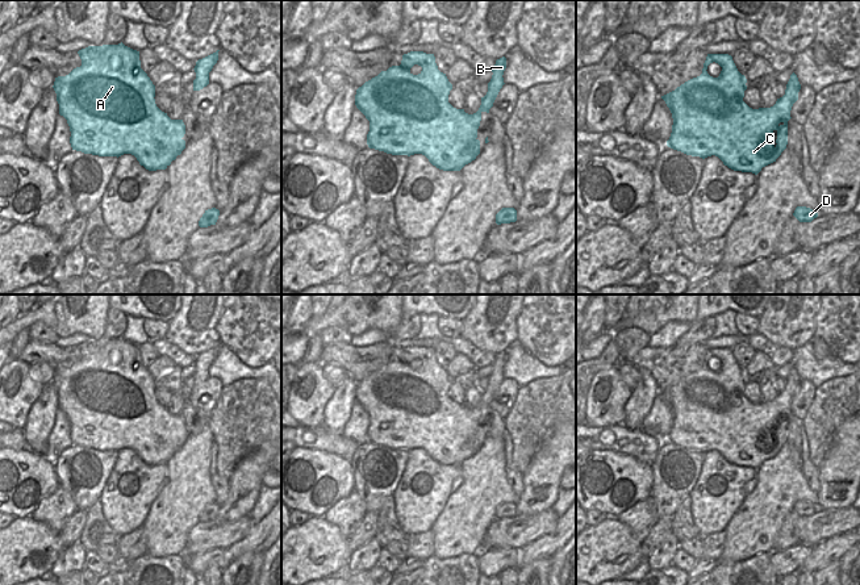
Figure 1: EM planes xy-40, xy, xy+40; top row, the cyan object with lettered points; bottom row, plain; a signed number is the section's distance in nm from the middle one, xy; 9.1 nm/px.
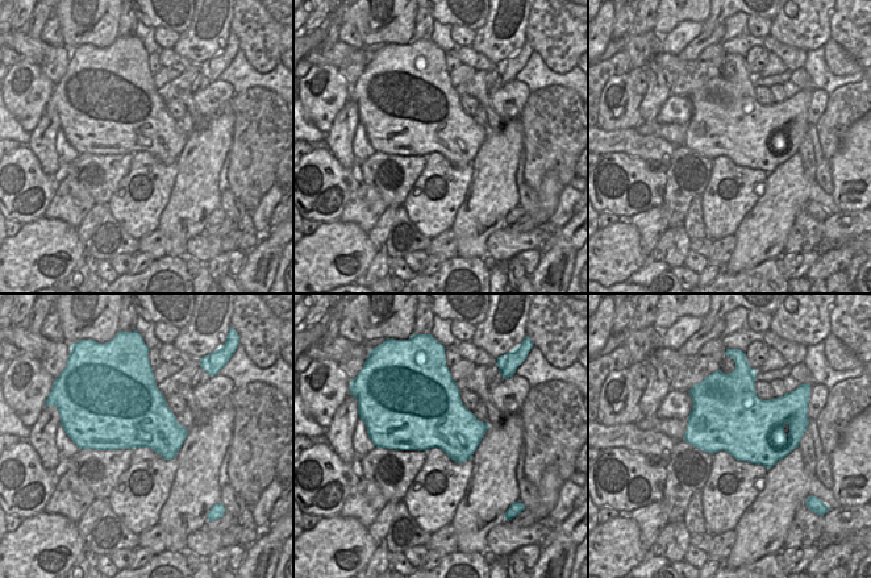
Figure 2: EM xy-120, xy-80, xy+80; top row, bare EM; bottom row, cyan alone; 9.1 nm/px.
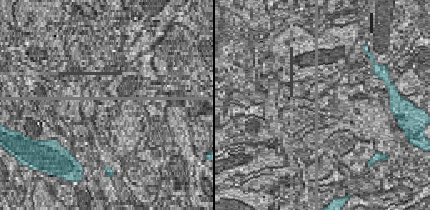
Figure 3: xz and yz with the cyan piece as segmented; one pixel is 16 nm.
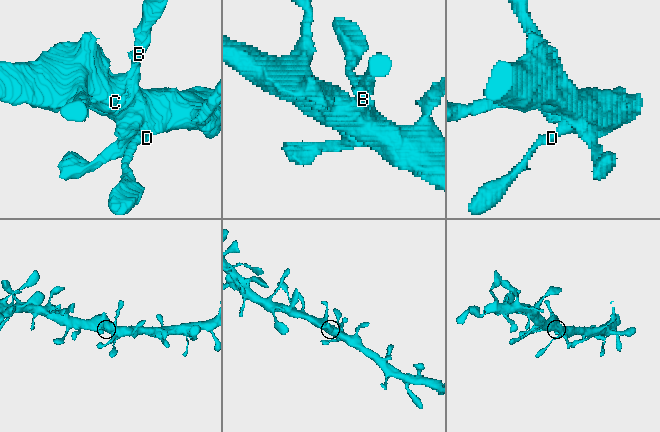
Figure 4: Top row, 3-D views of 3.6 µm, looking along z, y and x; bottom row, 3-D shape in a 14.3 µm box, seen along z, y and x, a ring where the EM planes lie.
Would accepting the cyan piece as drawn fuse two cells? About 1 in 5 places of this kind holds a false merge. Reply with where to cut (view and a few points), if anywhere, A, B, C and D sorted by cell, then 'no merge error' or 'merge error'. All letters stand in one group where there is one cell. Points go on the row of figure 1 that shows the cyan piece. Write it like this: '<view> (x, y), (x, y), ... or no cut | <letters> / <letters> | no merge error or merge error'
no cut | A B C D | no merge error

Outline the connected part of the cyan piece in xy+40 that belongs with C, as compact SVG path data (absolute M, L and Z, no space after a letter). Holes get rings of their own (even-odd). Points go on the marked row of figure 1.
M707 54L700 76L685 82L675 91L661 96L673 118L672 133L667 141L667 146L686 155L700 156L702 159L715 155L729 168L752 172L755 175L757 175L763 167L776 162L788 145L788 121L792 118L790 110L793 104L798 100L801 84L797 75L793 72L786 84L785 95L777 99L773 106L752 109L743 101L744 91L747 89L746 83L746 76L738 71L731 55ZM713 62L722 67L718 78L710 76L706 71L707 66Z

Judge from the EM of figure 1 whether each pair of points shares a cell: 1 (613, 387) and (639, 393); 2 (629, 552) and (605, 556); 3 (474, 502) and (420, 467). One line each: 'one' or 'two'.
1: two
2: one
3: two

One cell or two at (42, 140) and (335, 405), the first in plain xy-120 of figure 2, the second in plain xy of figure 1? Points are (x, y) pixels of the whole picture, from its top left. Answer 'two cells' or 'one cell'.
one cell

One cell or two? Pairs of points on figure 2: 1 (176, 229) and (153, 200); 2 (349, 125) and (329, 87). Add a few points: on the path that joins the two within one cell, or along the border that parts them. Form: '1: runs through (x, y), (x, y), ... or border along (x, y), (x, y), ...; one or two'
1: border along (174, 181), (174, 187), (157, 227); two
2: border along (349, 98), (325, 134); two

